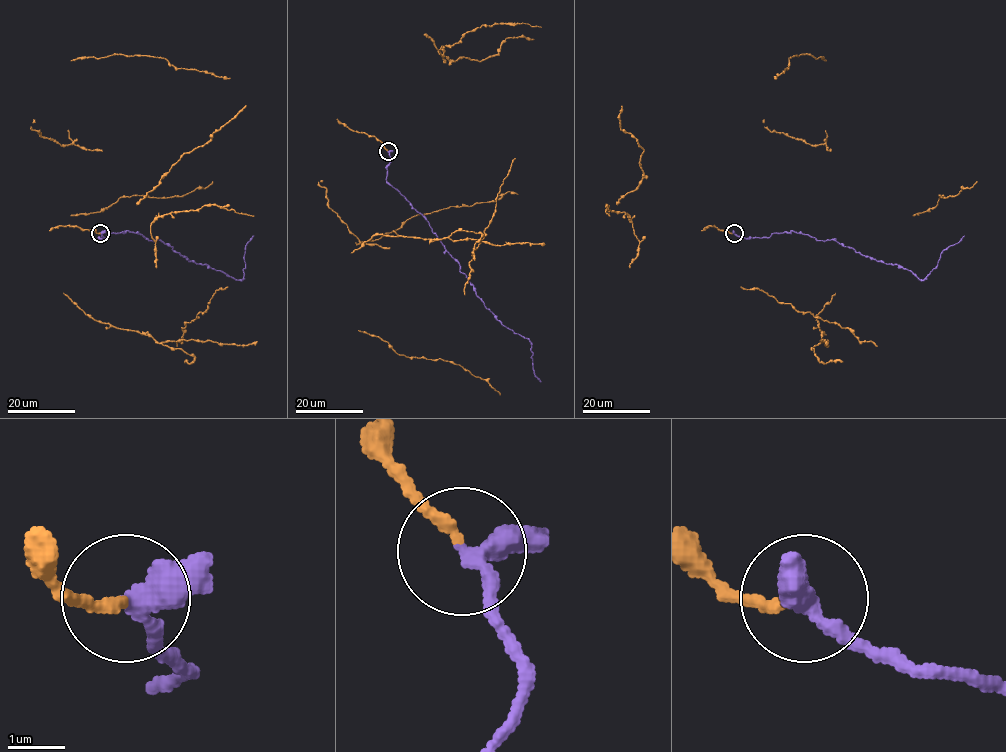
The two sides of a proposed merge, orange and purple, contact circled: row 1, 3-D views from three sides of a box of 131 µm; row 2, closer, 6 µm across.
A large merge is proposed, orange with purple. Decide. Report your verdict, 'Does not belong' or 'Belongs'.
Belongs

